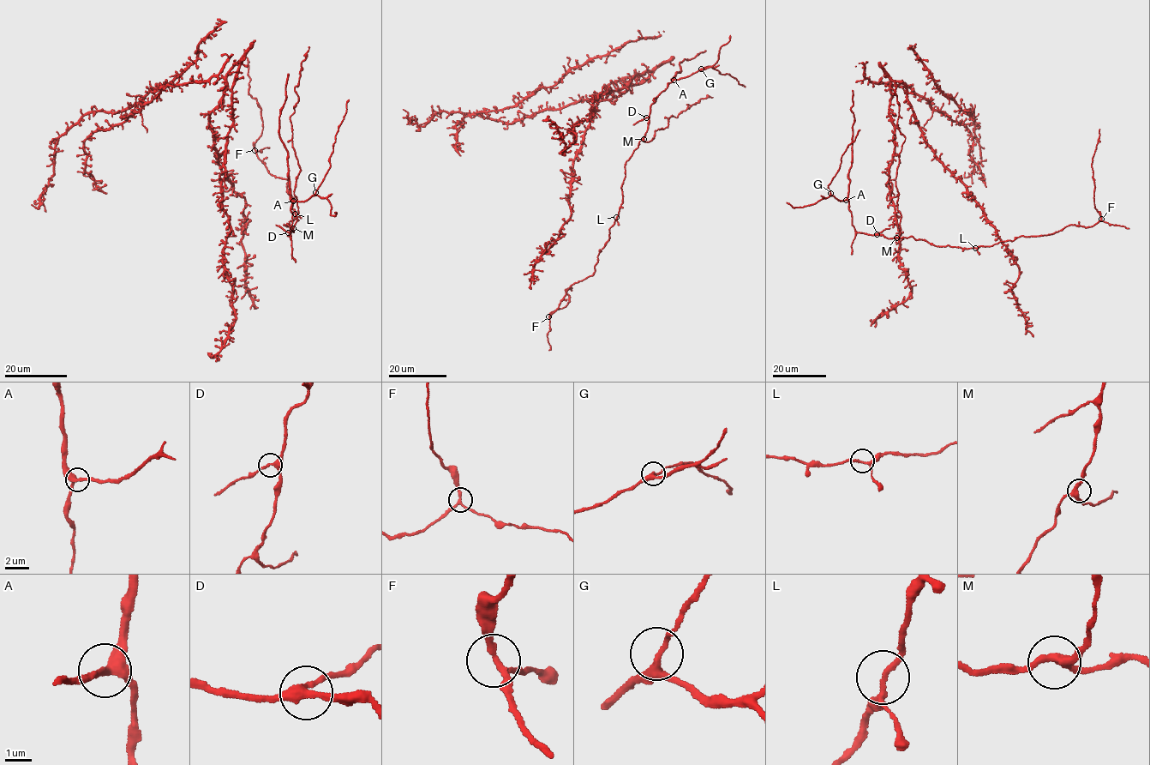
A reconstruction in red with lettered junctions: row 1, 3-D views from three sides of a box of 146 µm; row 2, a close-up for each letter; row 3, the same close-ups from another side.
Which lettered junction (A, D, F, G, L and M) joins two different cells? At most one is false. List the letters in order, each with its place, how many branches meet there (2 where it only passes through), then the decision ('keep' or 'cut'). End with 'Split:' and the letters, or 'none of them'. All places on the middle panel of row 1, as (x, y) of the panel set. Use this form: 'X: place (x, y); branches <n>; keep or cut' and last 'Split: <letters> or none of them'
A: place (673, 80); branches 3; keep
D: place (646, 117); branches 3; keep
F: place (548, 316); branches 3; keep
G: place (701, 69); branches 3; keep
L: place (616, 217); branches 3; keep
M: place (643, 139); branches 3; keep
Split: none of them

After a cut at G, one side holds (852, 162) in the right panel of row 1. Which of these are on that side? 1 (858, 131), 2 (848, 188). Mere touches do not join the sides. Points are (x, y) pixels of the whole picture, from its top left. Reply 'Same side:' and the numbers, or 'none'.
Same side: 2

